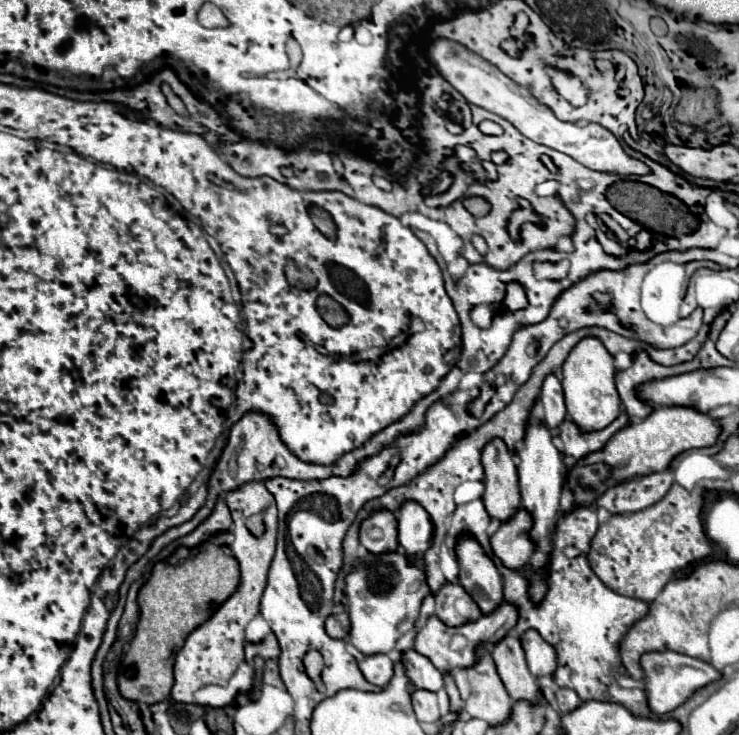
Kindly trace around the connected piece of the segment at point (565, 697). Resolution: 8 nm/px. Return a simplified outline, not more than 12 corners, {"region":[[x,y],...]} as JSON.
{"region":[[575,690],[555,692],[561,714],[569,714],[581,704]]}

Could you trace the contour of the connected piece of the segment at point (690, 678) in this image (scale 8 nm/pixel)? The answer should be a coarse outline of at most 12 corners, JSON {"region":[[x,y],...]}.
{"region":[[651,652],[641,658],[655,714],[721,678],[709,662]]}

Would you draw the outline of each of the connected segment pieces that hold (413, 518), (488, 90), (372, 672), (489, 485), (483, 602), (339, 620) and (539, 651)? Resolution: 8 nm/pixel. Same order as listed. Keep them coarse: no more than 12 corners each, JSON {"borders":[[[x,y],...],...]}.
{"borders":[[[417,502],[397,512],[399,544],[411,558],[431,548],[433,524]],[[439,38],[439,74],[523,136],[591,170],[649,172],[595,122],[563,122],[525,86]],[[387,654],[359,662],[363,676],[375,686],[393,678],[393,660]],[[503,440],[483,450],[483,504],[507,522],[521,506],[519,478]],[[475,538],[457,544],[459,584],[483,614],[503,602],[503,578]],[[347,612],[331,614],[325,630],[331,638],[349,636]],[[535,630],[521,646],[535,678],[553,676],[557,654]]]}

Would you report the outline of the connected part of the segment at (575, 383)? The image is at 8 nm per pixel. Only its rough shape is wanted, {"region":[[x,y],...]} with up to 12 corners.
{"region":[[583,338],[563,364],[567,416],[581,432],[621,412],[613,356]]}

